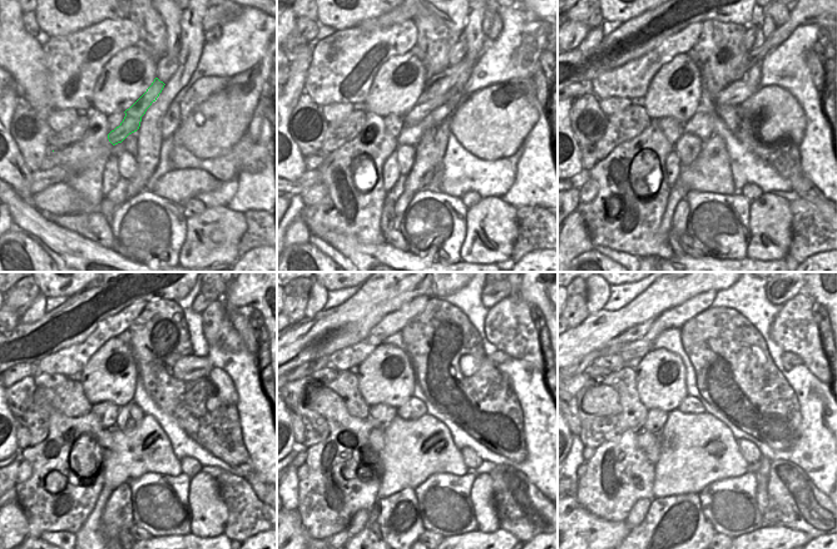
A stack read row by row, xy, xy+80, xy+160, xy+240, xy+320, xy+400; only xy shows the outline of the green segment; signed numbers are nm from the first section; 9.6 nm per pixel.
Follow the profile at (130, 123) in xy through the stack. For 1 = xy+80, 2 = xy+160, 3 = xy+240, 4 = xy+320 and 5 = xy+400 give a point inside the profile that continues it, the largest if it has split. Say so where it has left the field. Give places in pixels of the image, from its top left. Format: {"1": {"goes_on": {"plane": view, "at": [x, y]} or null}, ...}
{"1": {"goes_on": {"plane": "xy+80", "at": [439, 84]}}, "2": {"goes_on": {"plane": "xy+160", "at": [798, 16]}}, "3": {"goes_on": {"plane": "xy+240", "at": [237, 297]}}, "4": {"goes_on": {"plane": "xy+320", "at": [531, 297]}}, "5": {"goes_on": {"plane": "xy+400", "at": [812, 297]}}}

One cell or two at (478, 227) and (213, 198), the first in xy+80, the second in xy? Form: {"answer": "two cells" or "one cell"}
{"answer": "two cells"}

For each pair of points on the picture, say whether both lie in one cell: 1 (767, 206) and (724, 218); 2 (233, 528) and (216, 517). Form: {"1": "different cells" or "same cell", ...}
{"1": "different cells", "2": "different cells"}

